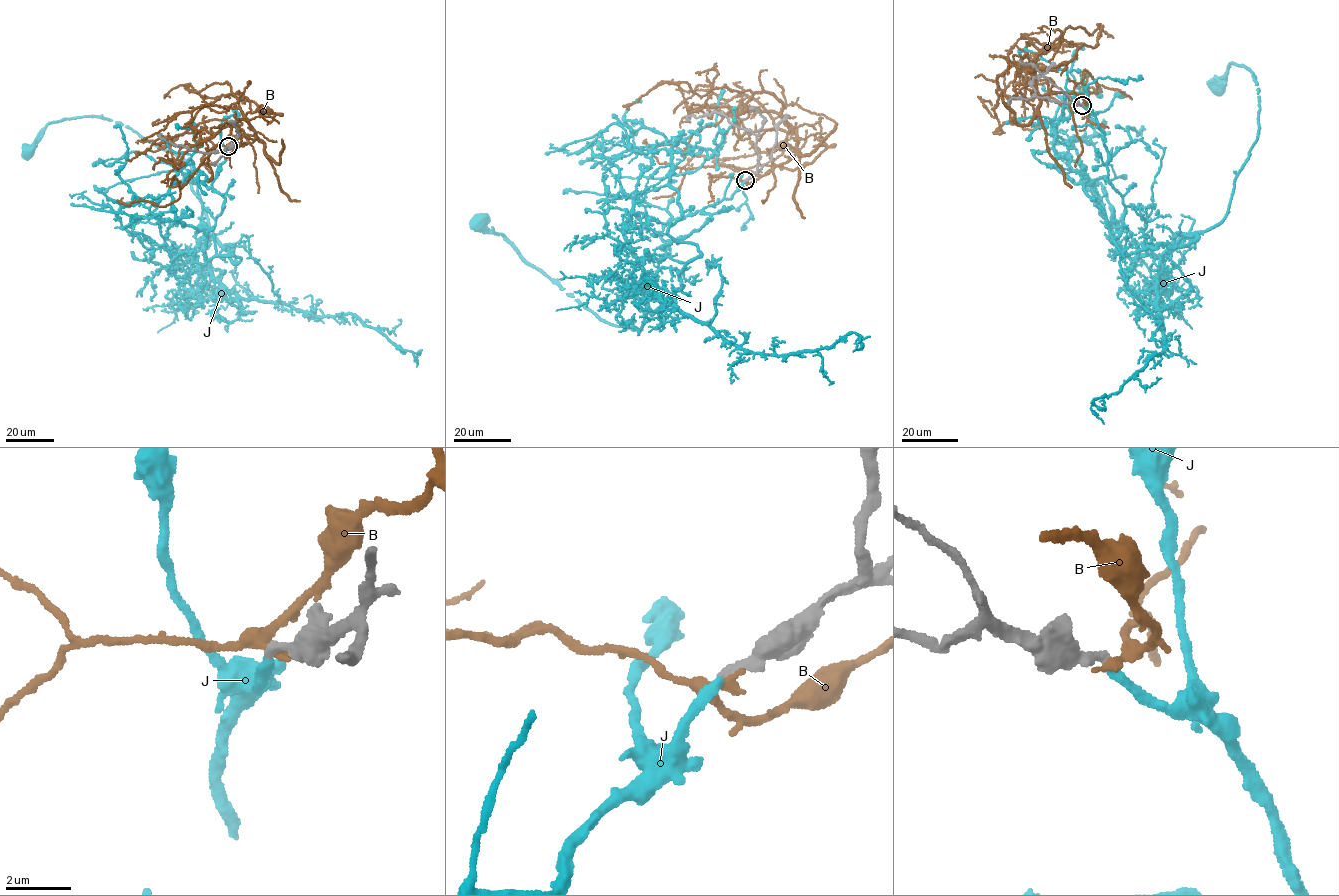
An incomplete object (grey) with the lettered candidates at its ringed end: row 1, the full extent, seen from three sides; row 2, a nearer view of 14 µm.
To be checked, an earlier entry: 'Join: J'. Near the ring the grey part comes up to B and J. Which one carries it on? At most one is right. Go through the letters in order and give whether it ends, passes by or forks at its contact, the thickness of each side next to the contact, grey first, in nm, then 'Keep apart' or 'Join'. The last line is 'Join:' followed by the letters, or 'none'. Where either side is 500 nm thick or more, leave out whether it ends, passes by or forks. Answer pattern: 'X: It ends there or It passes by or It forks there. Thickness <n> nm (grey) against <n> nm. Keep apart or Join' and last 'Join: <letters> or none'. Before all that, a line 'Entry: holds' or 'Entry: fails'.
Entry: holds
B: It ends there. Thickness 320 nm (grey) against 360 nm. Keep apart
J: It ends there. Thickness 280 nm (grey) against 320 nm. Join
Join: J

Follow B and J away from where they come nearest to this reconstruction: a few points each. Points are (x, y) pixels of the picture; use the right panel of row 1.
B: (1082, 104), (1073, 92), (1040, 95), (1029, 64), (1009, 66), (996, 79), (994, 132), (1043, 123)
J: (1082, 105), (1122, 202), (1152, 205), (1144, 249), (1161, 256), (1223, 219), (1259, 132), (1250, 69), (1214, 83)

